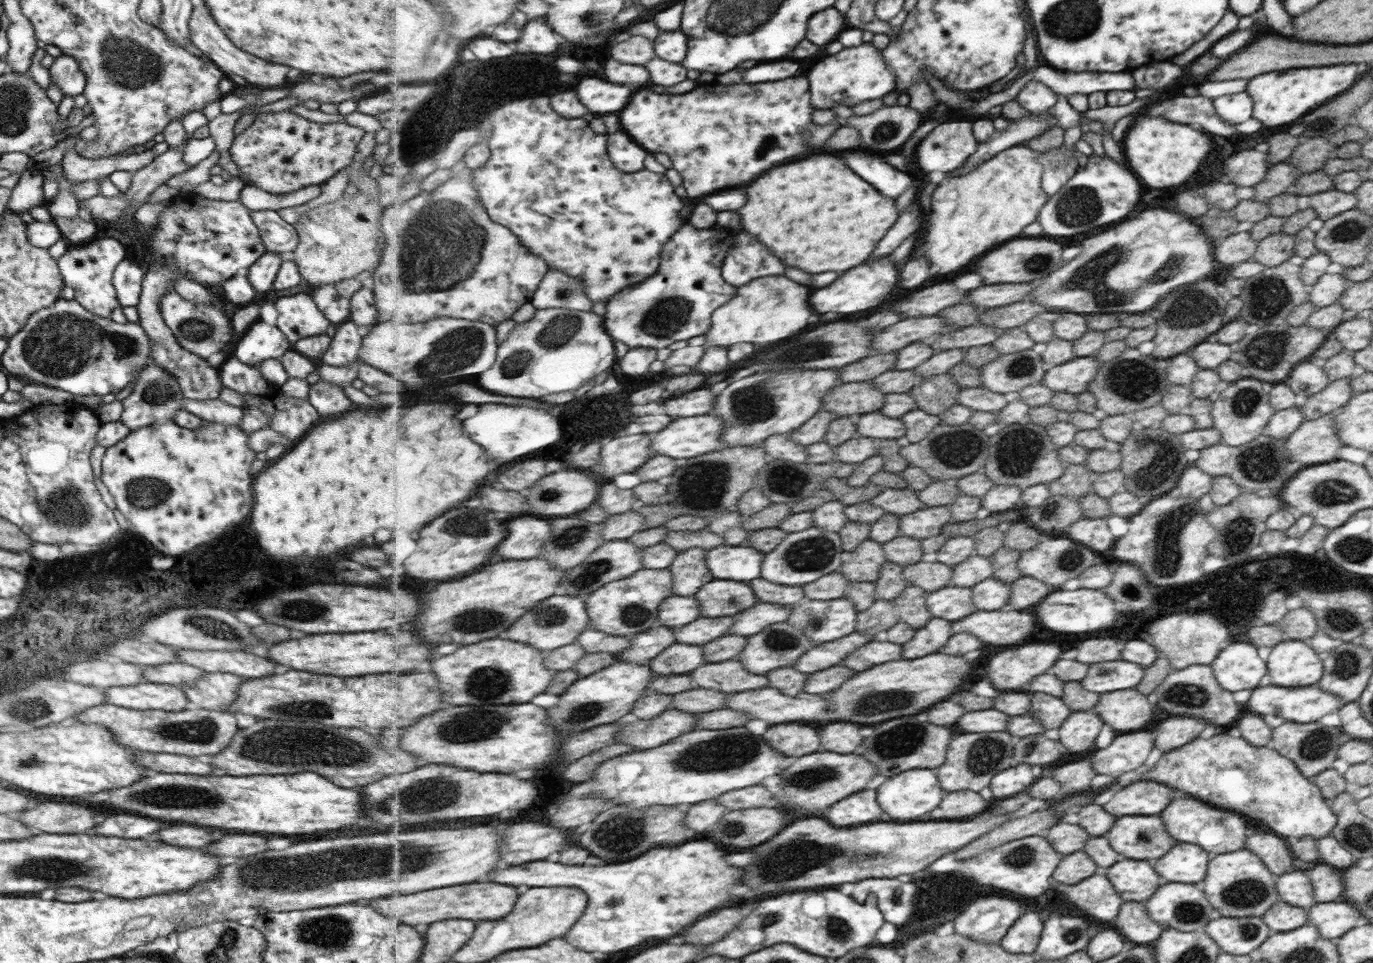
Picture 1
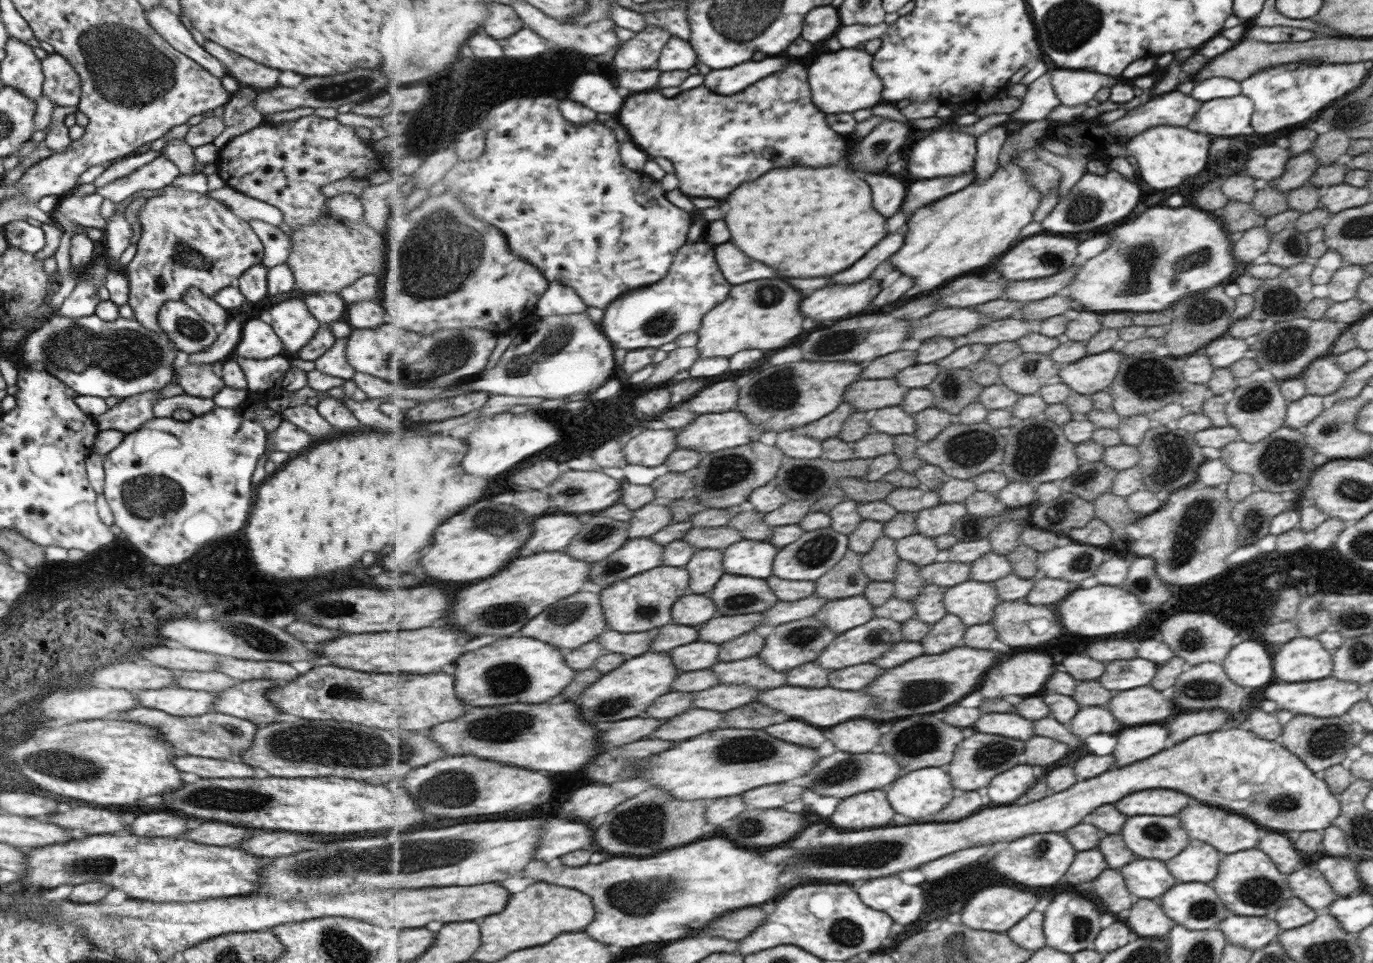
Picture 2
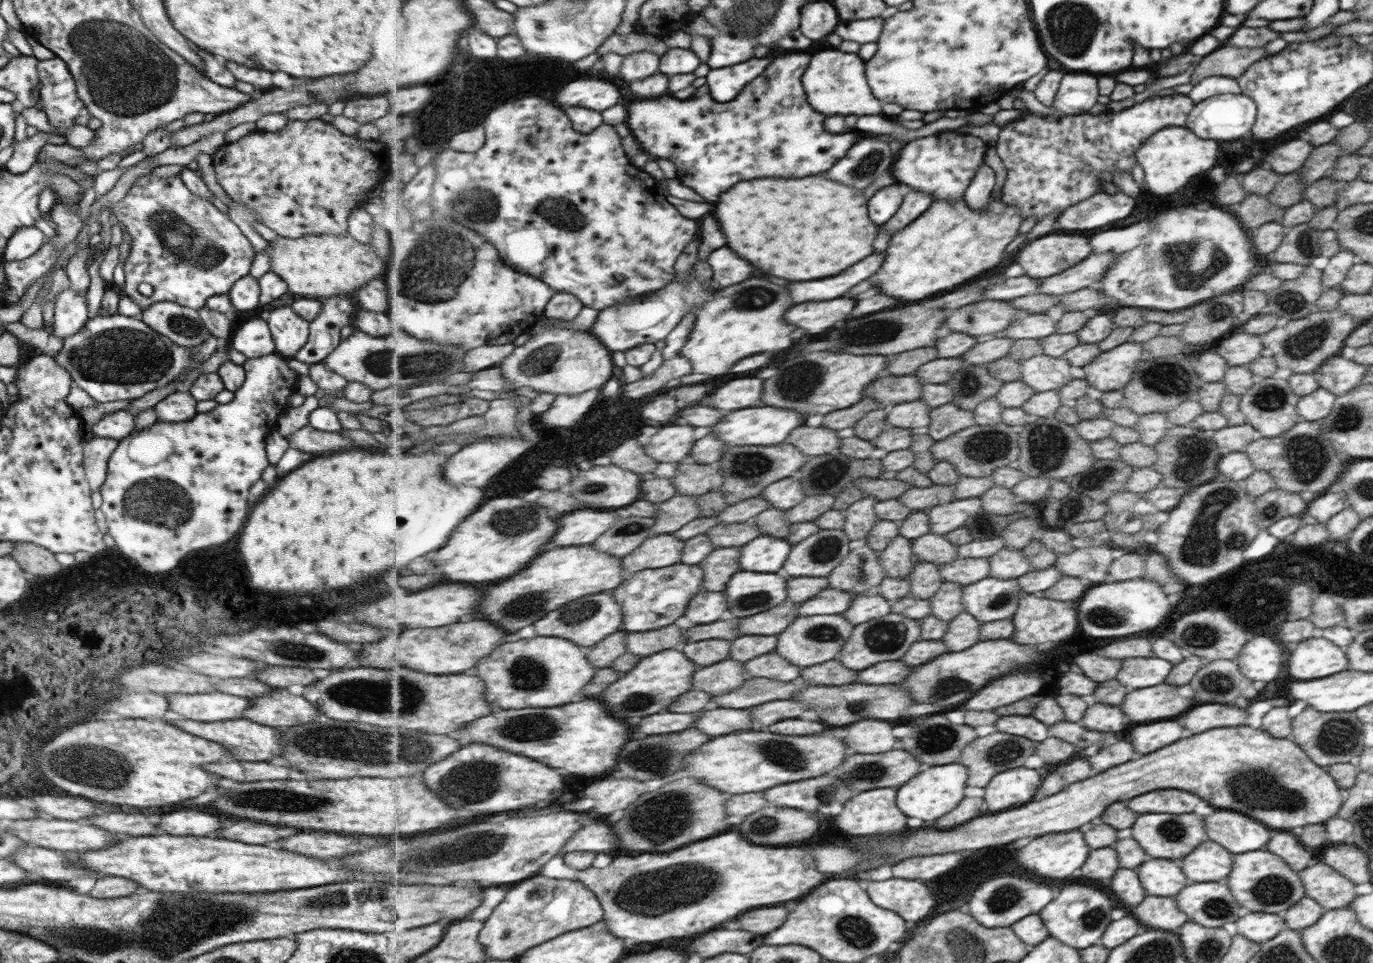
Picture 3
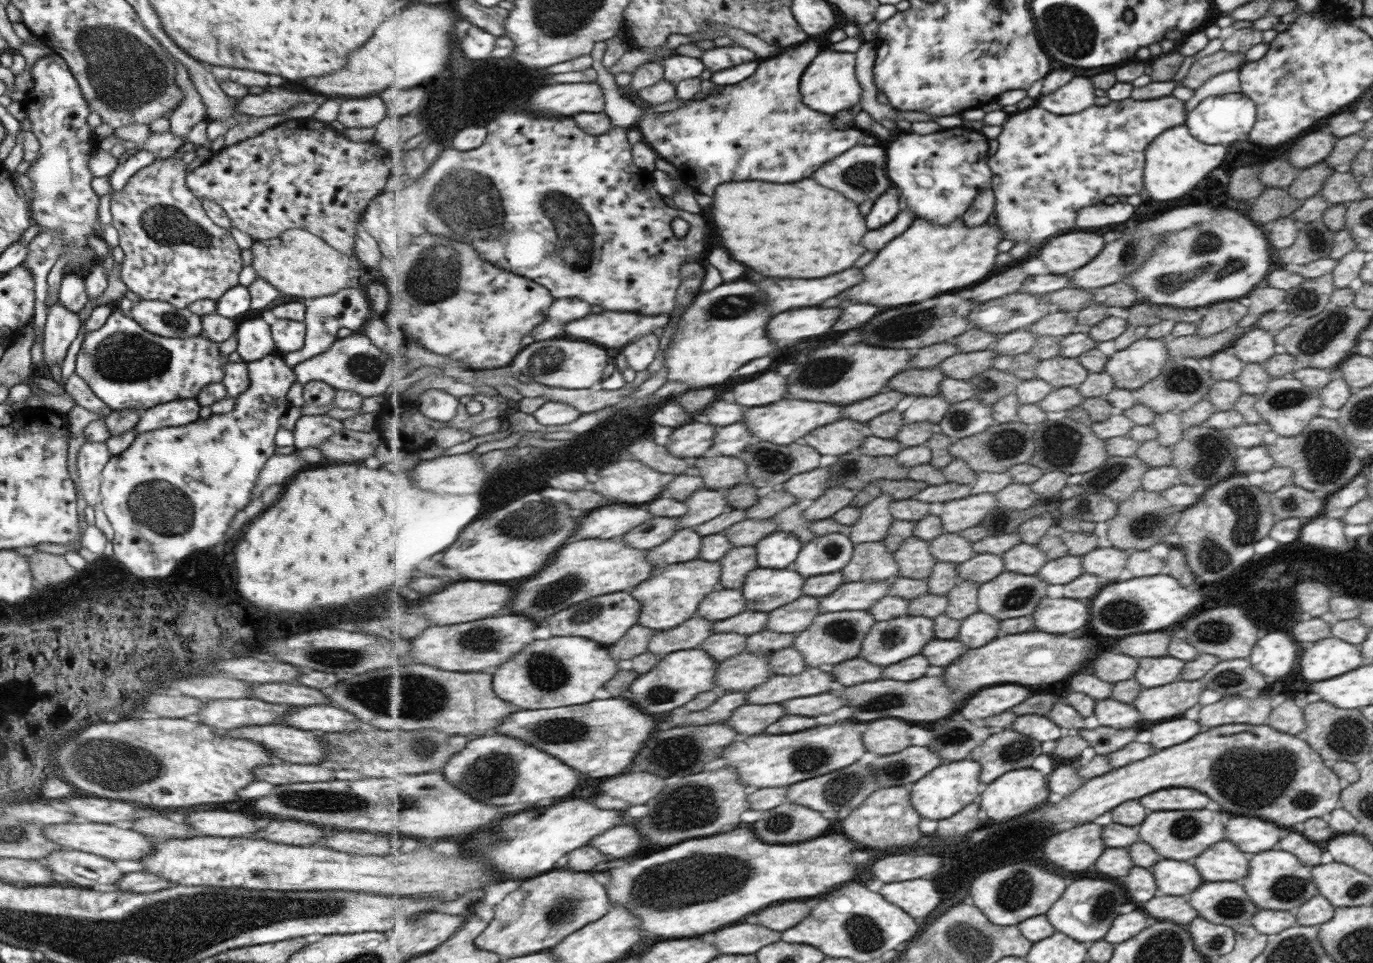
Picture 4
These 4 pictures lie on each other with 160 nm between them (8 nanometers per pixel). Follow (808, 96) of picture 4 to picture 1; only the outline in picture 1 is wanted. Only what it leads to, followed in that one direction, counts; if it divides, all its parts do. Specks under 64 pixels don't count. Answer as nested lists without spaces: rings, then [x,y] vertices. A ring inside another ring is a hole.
[[[873,44],[847,48],[835,56],[827,56],[809,72],[809,78],[811,78],[811,96],[813,96],[811,102],[815,102],[815,108],[835,108],[839,104],[855,106],[865,100],[883,98],[897,86],[897,78],[893,76],[891,68],[885,64],[883,52]]]

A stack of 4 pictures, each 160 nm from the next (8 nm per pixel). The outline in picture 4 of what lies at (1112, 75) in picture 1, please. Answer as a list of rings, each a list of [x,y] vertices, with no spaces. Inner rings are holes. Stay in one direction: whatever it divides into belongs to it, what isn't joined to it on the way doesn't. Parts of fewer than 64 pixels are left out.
[[[1077,76],[1075,82],[1067,82],[1067,86],[1061,86],[1055,90],[1055,94],[1041,98],[1039,106],[1053,114],[1075,114],[1089,106],[1093,106],[1093,86],[1087,78]]]

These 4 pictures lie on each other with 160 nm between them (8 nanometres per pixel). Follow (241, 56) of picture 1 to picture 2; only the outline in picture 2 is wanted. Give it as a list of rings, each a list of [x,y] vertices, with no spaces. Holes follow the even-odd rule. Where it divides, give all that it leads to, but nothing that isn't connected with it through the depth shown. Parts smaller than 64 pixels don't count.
[[[179,13],[178,20],[191,34],[192,40],[201,46],[205,52],[214,56],[220,62],[220,65],[225,68],[226,74],[235,78],[241,86],[271,88],[271,86],[277,84],[279,70],[271,70],[271,68],[255,64],[255,62],[251,62],[247,58],[239,58],[239,54],[231,54],[229,50],[223,50],[223,47],[216,45],[215,42],[205,40],[195,28],[191,28],[189,18],[185,15],[185,13]]]

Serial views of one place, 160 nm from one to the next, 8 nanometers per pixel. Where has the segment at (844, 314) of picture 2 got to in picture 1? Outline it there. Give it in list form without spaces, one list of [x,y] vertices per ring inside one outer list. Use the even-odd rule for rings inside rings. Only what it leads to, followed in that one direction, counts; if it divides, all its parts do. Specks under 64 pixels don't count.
[[[883,256],[883,260],[877,260],[873,264],[863,264],[857,266],[855,270],[843,274],[841,278],[837,278],[831,286],[821,288],[813,294],[811,304],[817,312],[825,314],[825,312],[839,312],[839,314],[853,314],[853,312],[863,312],[869,308],[879,306],[895,288],[895,284],[899,282],[899,272],[891,260],[891,256]]]

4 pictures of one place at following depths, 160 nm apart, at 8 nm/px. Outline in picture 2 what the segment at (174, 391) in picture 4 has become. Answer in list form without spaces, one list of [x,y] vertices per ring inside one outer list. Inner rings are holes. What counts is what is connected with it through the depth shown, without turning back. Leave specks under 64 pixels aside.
[[[56,313],[49,318],[40,319],[40,326],[25,338],[19,362],[27,364],[29,368],[44,369],[44,372],[57,378],[60,384],[79,396],[99,396],[103,399],[117,396],[122,399],[168,386],[172,377],[170,366],[175,358],[174,350],[175,347],[165,335],[143,328],[136,319],[117,317],[113,321],[105,321],[95,313],[72,319]]]

